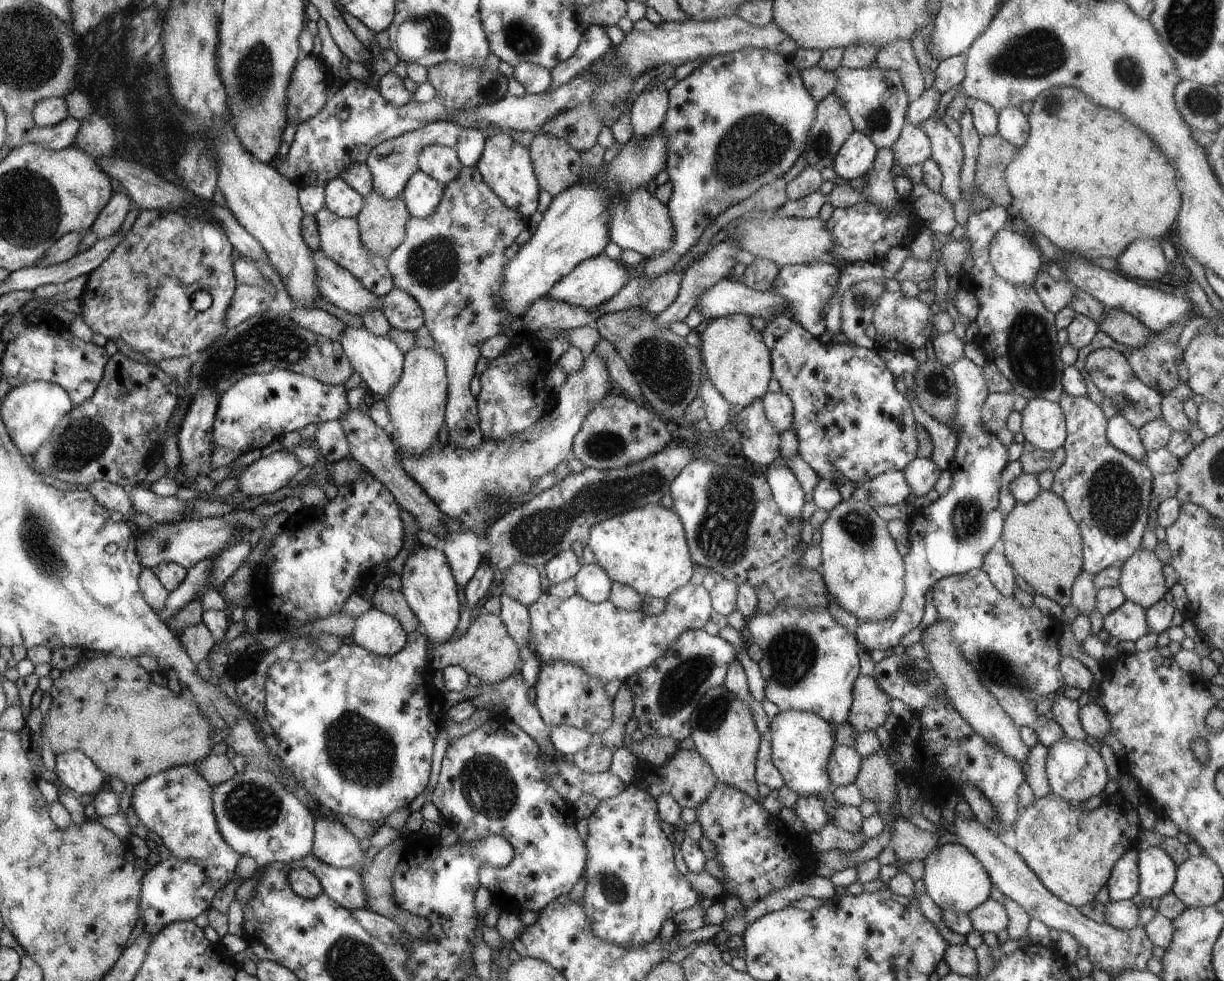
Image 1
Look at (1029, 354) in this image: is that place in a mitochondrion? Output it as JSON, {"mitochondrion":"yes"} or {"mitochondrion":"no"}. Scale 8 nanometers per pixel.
{"mitochondrion":"yes"}

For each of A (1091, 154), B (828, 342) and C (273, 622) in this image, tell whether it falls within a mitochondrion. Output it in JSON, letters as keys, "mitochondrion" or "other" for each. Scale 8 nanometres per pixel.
{"A":"other","B":"other","C":"other"}

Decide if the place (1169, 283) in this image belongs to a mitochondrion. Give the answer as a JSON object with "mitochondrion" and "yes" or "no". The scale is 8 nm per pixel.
{"mitochondrion":"no"}

